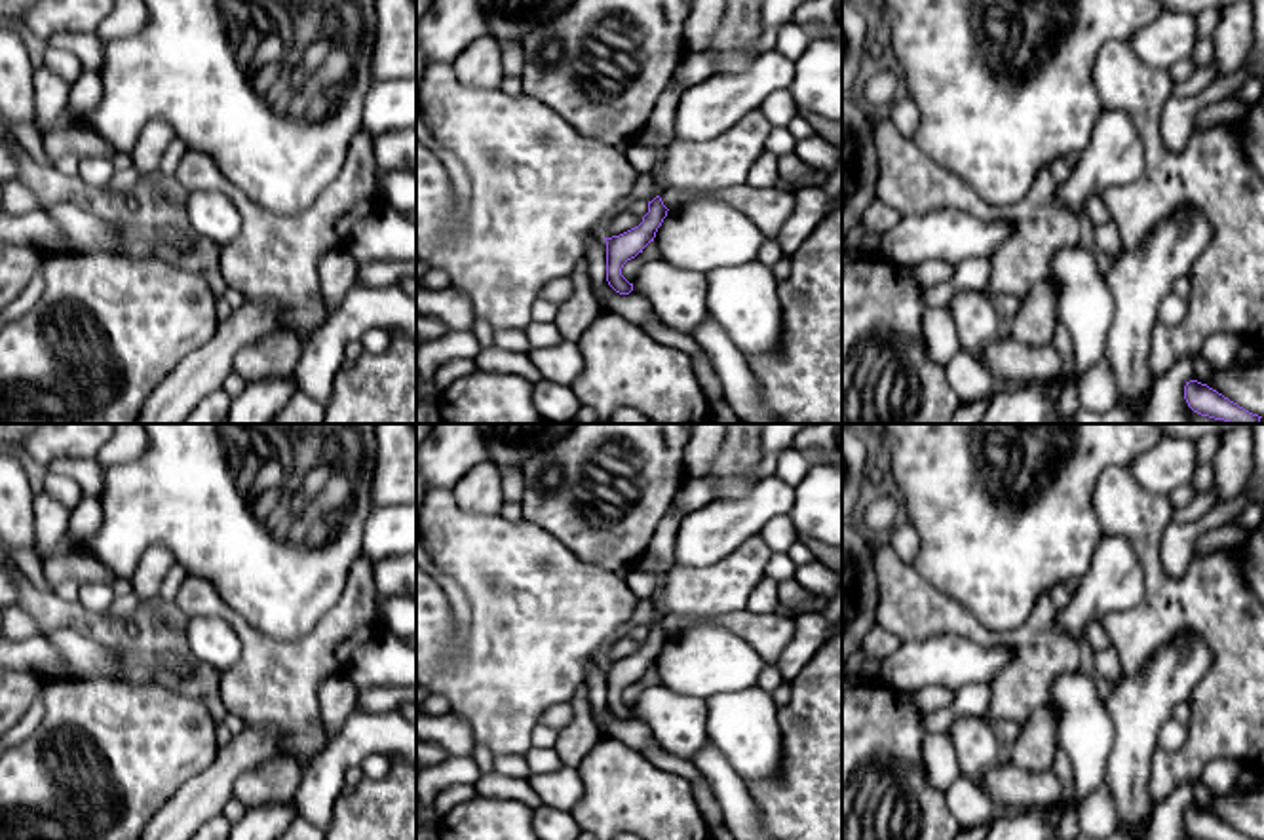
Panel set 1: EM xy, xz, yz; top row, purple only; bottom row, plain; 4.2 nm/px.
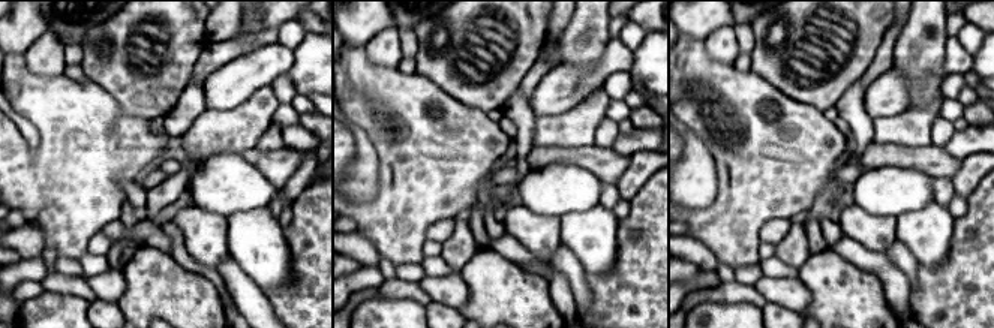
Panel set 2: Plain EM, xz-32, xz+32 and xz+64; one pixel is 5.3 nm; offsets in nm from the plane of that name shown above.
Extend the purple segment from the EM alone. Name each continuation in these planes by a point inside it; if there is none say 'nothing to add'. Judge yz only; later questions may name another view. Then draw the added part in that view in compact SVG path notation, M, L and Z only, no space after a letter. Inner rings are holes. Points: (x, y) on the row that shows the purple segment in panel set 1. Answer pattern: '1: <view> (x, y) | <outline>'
nothing to add

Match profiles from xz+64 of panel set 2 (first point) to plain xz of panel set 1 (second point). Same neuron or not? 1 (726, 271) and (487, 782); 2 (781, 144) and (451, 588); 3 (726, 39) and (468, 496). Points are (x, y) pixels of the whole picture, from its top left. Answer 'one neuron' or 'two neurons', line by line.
1: two neurons
2: two neurons
3: one neuron

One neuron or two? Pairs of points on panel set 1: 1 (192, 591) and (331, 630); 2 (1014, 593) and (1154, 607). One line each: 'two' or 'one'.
1: one
2: two

